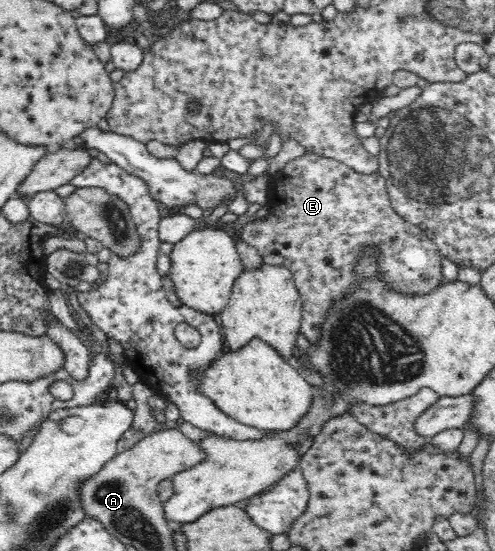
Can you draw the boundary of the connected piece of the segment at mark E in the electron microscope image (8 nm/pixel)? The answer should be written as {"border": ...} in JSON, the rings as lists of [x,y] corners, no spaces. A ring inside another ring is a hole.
{"border":[[[304,153],[269,180],[267,192],[267,207],[241,229],[239,236],[258,250],[264,265],[286,267],[292,273],[303,302],[300,332],[312,345],[321,339],[323,324],[334,304],[361,289],[361,276],[355,272],[355,266],[364,255],[370,255],[376,261],[374,279],[384,281],[386,287],[402,295],[427,295],[446,282],[442,275],[443,258],[434,241],[392,208],[387,182],[379,172],[362,175],[338,159]]]}

